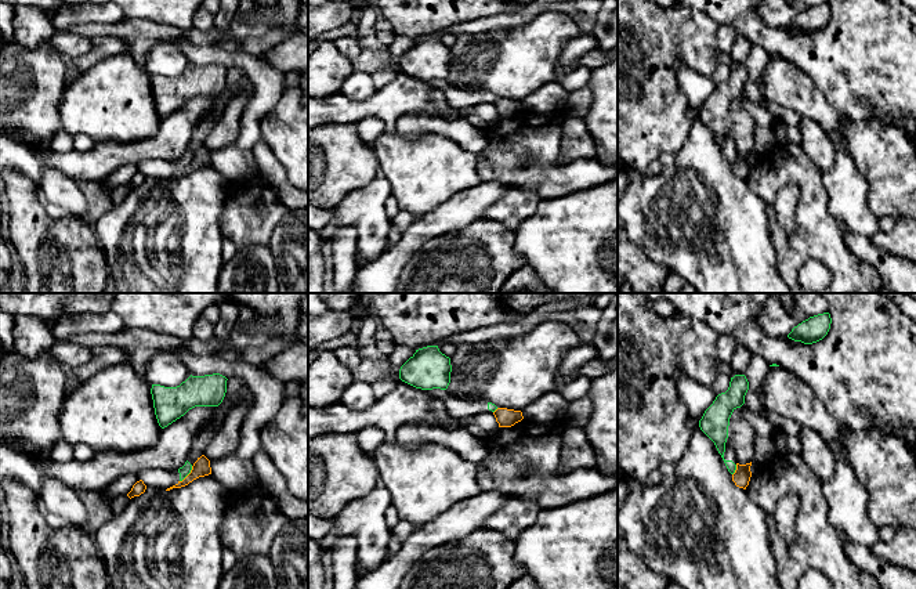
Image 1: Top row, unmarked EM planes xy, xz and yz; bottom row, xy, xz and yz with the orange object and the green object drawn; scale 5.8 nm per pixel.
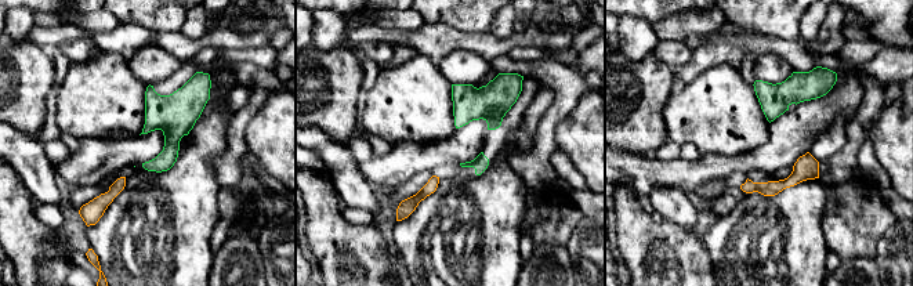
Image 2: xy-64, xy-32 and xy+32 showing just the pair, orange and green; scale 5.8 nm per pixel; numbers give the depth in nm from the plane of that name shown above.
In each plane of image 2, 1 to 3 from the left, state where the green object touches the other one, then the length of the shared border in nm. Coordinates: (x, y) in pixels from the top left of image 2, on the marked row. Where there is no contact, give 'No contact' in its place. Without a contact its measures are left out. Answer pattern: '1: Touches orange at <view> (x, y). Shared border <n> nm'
1: No contact
2: No contact
3: No contact

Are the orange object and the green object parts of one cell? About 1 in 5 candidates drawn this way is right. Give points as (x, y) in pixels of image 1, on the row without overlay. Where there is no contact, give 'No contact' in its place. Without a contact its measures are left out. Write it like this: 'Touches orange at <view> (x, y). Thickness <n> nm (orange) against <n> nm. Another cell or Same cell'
Touches orange at xy (188, 165). Thickness 100 nm (orange) against 60 nm. Another cell

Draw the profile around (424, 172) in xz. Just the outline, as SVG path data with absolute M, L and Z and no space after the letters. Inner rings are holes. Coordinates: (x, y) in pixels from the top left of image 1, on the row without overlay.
M385 131L373 152L399 209L416 216L481 183L477 155L441 134L409 140Z

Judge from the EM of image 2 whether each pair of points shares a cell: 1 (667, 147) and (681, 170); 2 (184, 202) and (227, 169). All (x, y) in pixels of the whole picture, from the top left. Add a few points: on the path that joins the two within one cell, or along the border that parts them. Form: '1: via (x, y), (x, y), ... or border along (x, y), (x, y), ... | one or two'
1: border along (652, 155), (659, 159), (680, 158) | two
2: border along (225, 145), (213, 160), (220, 187) | two

